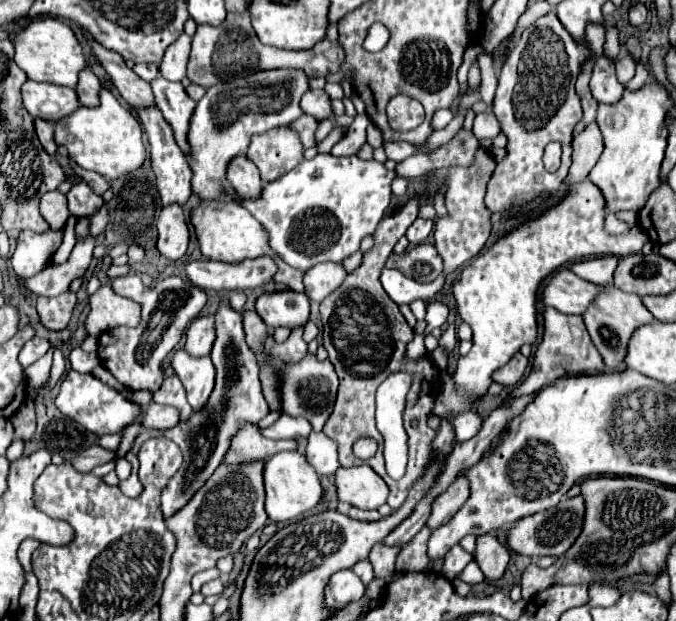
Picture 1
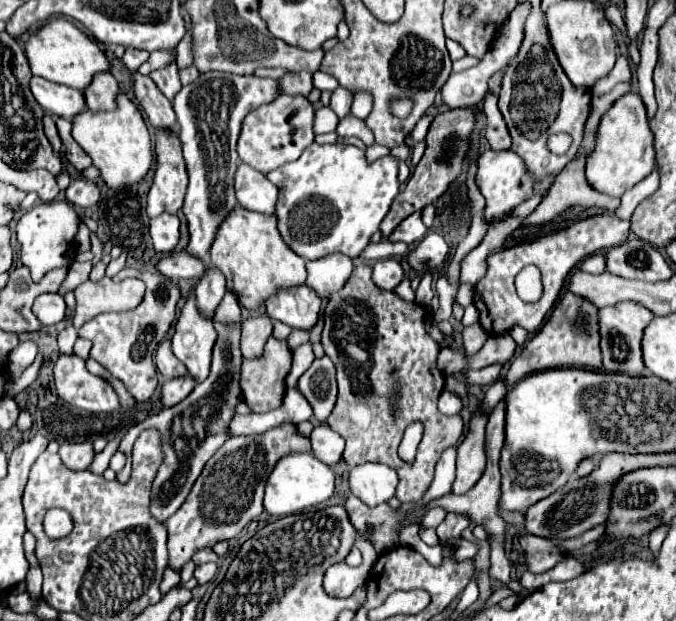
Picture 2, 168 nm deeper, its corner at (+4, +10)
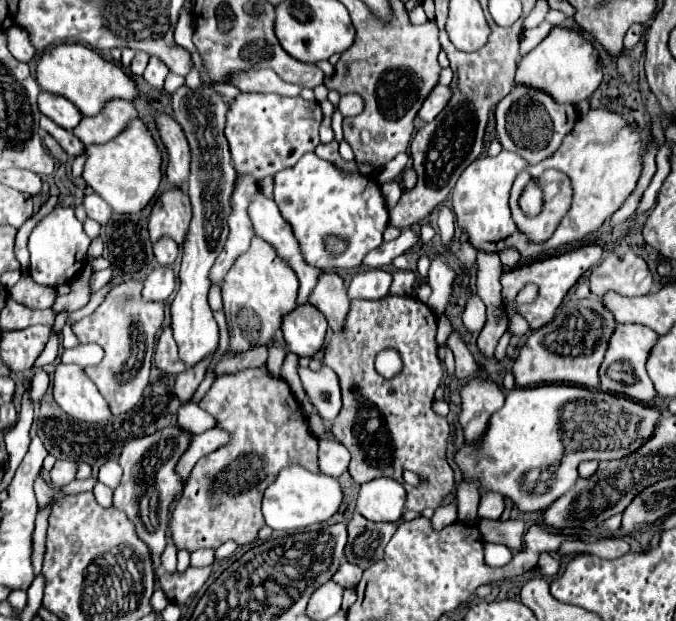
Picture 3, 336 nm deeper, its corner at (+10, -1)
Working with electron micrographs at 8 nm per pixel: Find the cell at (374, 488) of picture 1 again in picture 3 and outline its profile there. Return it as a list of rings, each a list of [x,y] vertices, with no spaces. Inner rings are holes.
[[[377,478],[359,490],[357,512],[371,522],[401,522],[405,512],[405,488],[389,478]]]

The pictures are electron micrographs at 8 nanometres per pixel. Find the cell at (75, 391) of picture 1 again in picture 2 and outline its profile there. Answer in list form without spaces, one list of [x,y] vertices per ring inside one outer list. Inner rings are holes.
[[[59,355],[55,367],[57,395],[89,413],[115,413],[119,411],[119,397],[115,389],[101,377],[87,371],[85,361],[77,355]]]

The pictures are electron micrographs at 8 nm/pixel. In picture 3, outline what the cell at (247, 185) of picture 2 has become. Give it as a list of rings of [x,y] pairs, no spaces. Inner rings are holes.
[[[259,194],[259,196],[253,200],[253,204],[249,206],[249,214],[251,214],[251,220],[253,220],[253,226],[255,226],[257,236],[261,236],[263,240],[267,240],[267,242],[277,250],[277,254],[279,254],[279,256],[293,268],[293,272],[297,274],[297,278],[299,278],[297,304],[307,304],[307,302],[309,302],[309,296],[311,296],[311,292],[313,292],[313,288],[315,288],[315,284],[317,284],[317,280],[319,280],[319,276],[323,274],[323,270],[321,270],[321,268],[315,268],[315,266],[311,266],[311,264],[305,262],[305,258],[301,256],[299,240],[295,238],[291,224],[281,216],[281,212],[279,212],[279,208],[277,208],[277,204],[275,204],[273,200],[269,200],[269,198],[265,198],[263,194]]]

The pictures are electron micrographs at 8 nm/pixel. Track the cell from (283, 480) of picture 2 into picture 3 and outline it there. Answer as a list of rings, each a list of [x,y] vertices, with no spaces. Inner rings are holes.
[[[289,466],[279,472],[277,480],[265,490],[263,516],[267,526],[277,532],[297,532],[317,522],[327,522],[341,506],[343,490],[339,482],[325,474],[313,474],[301,466]]]

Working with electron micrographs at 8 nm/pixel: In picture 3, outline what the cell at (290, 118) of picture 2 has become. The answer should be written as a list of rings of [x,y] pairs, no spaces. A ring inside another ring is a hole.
[[[239,94],[227,110],[225,138],[229,142],[233,166],[237,172],[247,172],[259,180],[273,176],[297,164],[297,160],[319,146],[319,124],[323,120],[321,106],[301,96],[285,98],[279,94]]]

